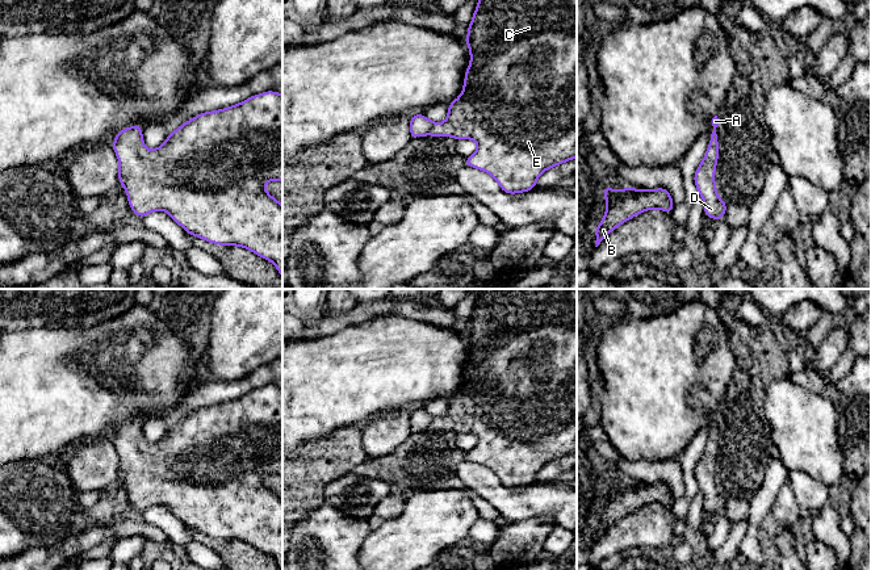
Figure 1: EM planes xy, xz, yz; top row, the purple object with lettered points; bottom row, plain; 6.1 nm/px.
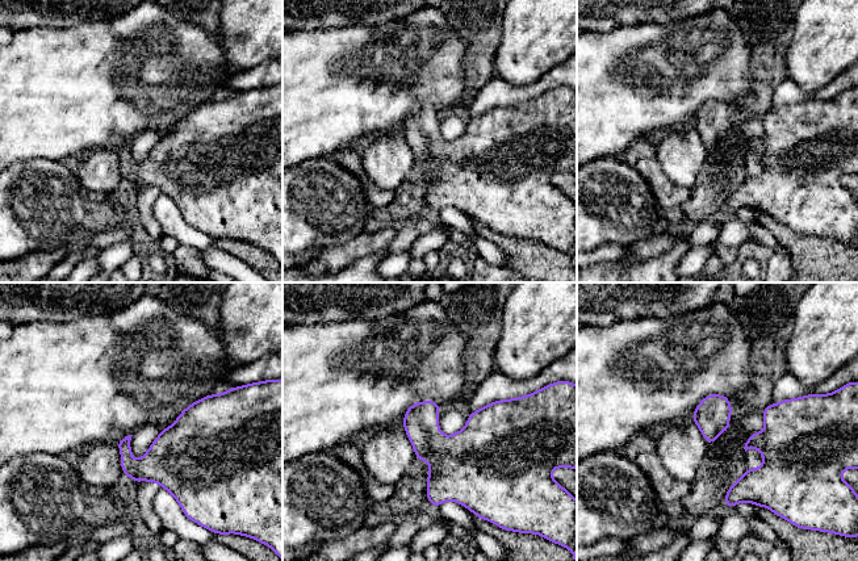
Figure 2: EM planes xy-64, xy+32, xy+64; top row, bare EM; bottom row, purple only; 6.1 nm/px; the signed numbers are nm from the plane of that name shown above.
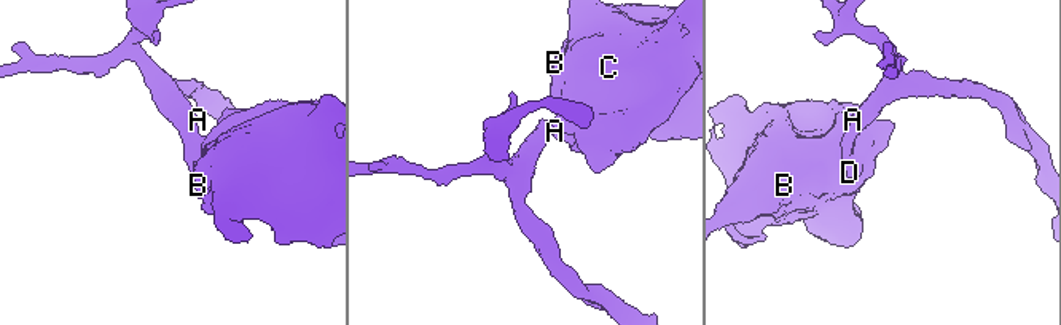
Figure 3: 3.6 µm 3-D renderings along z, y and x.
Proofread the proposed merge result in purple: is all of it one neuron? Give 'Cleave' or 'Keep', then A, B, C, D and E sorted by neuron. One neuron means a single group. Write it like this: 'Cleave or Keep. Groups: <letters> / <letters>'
Keep. Groups: A B C D E

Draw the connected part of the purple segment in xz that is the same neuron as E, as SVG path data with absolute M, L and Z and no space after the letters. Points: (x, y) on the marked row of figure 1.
M478 0L468 28L466 45L470 51L470 64L465 72L461 95L448 105L447 120L435 123L422 113L411 116L410 135L411 138L434 135L474 139L478 148L465 159L465 165L490 173L504 193L532 190L544 171L577 158L577 0Z

